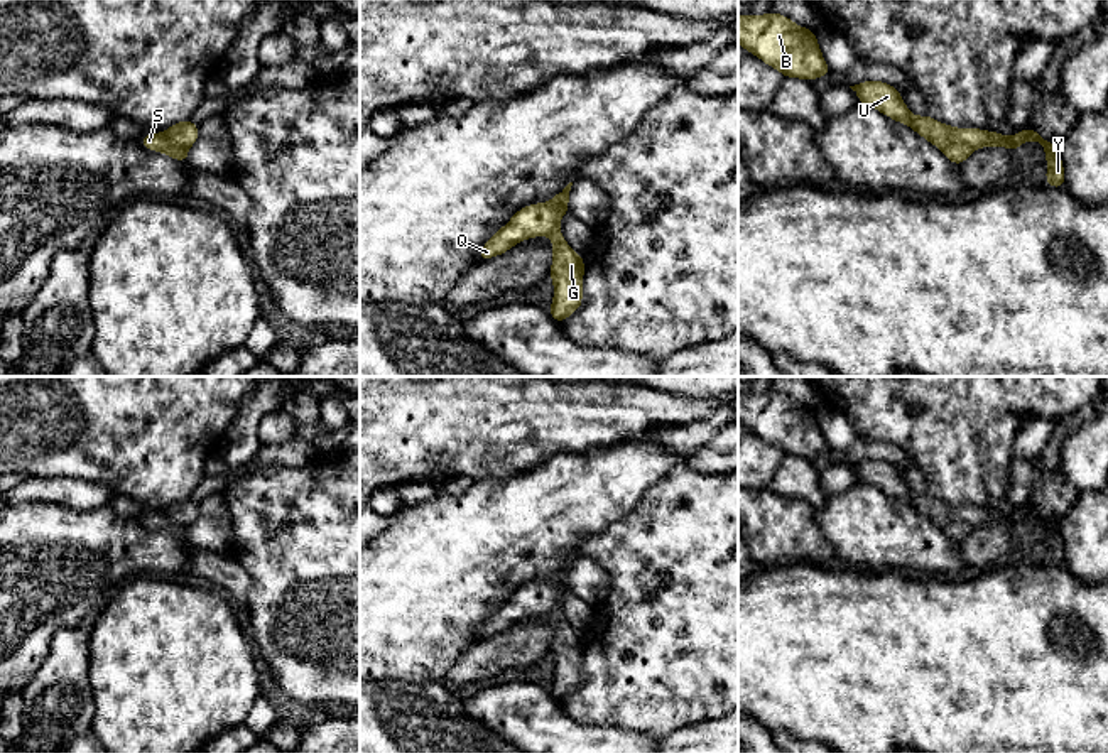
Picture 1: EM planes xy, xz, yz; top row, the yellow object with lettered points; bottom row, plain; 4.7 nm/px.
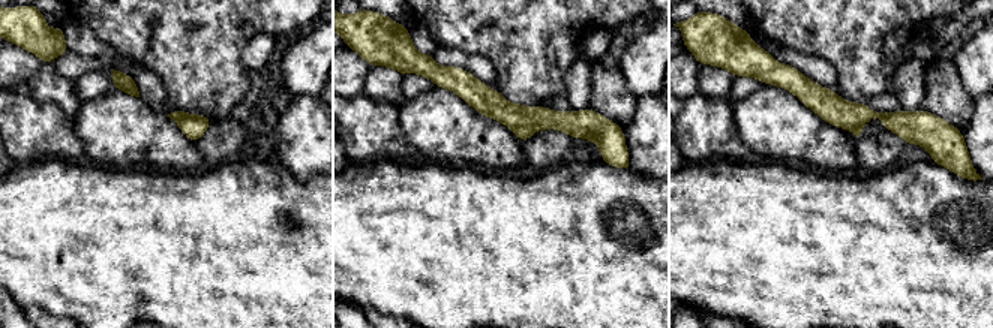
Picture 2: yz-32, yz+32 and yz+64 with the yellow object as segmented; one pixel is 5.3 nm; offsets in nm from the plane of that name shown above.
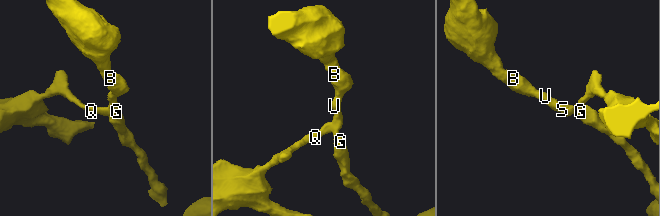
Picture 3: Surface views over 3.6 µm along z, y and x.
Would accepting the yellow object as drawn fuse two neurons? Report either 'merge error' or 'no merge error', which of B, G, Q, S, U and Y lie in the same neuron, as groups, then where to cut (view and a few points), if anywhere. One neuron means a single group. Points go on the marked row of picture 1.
merge error; groups B G U Y / Q S; cut yz (943, 147), (953, 142), (966, 142), (973, 149)

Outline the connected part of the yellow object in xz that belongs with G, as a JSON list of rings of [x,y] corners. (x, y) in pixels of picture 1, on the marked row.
[[[559,228],[552,230],[549,238],[554,246],[549,272],[554,284],[554,301],[549,306],[549,312],[554,321],[562,322],[583,304],[584,258],[566,243]]]

